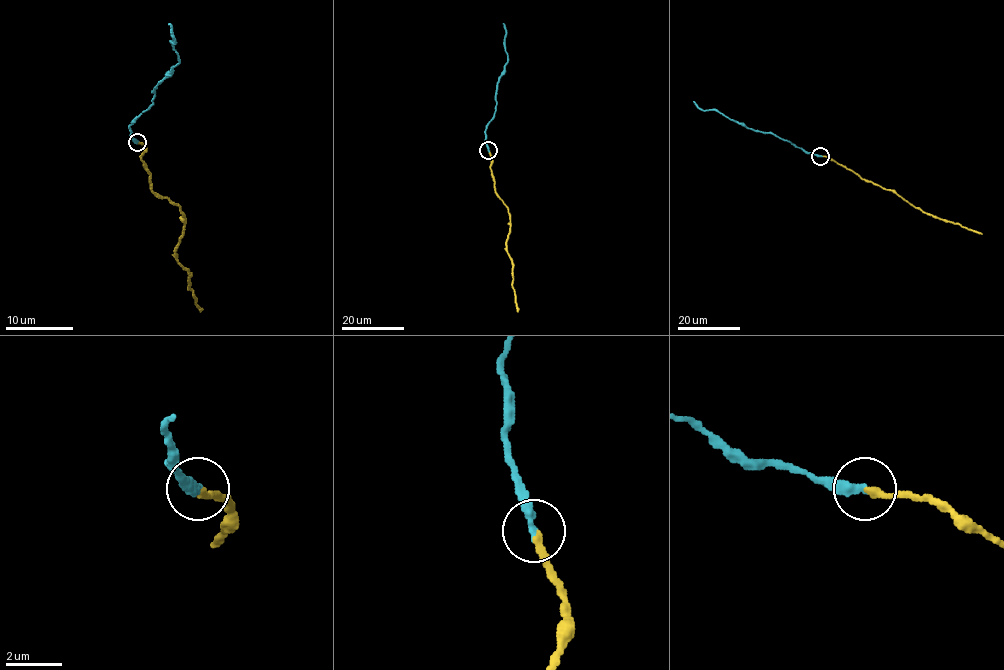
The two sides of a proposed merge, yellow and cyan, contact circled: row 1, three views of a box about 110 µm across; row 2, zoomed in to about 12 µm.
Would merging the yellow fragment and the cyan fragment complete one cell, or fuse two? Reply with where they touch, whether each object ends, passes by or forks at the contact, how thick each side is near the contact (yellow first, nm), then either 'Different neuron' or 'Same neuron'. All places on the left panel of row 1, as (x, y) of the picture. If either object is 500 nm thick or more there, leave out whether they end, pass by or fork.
Place: (137, 142). At the ring yellow ends. At the ring cyan ends. Thickness 280 nm (yellow) against 340 nm. Same neuron

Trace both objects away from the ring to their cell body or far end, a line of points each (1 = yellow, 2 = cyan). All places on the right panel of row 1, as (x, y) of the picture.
1: (820, 156), (829, 157), (886, 189), (894, 190), (919, 209), (981, 234)
2: (820, 156), (805, 153), (769, 132), (754, 131), (714, 110), (703, 110), (693, 101)

